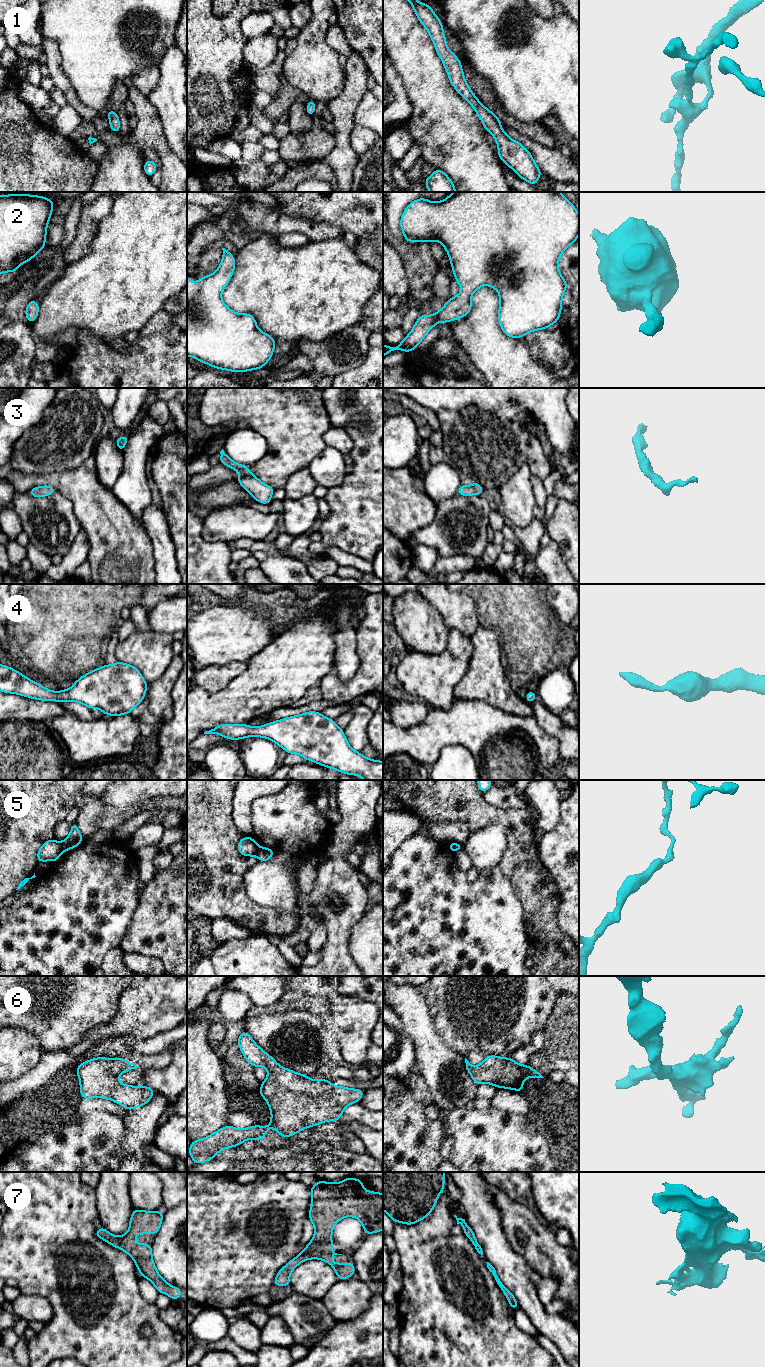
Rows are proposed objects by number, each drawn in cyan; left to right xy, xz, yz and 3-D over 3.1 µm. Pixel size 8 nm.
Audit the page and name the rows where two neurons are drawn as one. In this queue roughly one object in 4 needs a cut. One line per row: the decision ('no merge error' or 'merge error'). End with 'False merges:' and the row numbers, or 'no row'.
1: no merge error
2: no merge error
3: no merge error
4: no merge error
5: merge error
6: merge error
7: no merge error
False merges: 5, 6

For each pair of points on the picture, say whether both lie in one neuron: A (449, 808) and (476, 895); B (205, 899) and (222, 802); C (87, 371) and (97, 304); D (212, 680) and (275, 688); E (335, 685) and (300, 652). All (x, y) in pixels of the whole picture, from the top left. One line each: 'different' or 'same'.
A: different
B: same
C: different
D: different
E: different

